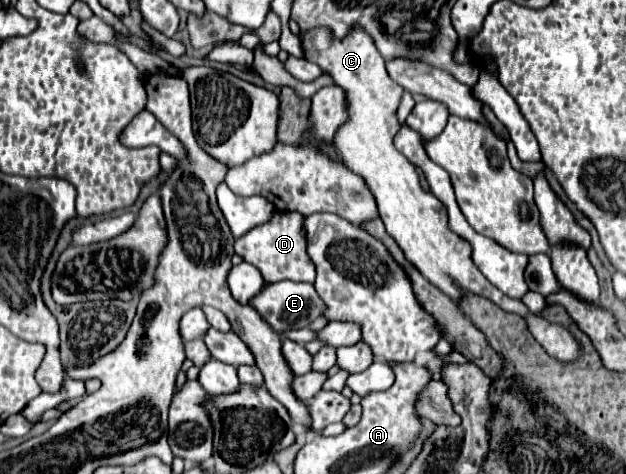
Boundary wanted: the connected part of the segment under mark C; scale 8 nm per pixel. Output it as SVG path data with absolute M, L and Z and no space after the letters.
M358 26L352 28L346 40L334 40L326 28L316 28L302 34L302 46L306 60L316 62L326 74L334 78L338 86L346 88L350 118L338 130L334 146L342 154L344 164L352 172L360 174L370 186L378 202L380 218L386 226L386 232L402 248L406 260L412 262L426 280L446 292L446 296L450 296L456 304L458 300L462 300L462 292L472 292L492 300L502 310L520 314L526 320L532 336L556 360L574 362L578 356L582 356L582 346L570 330L546 322L546 318L530 312L522 300L508 298L478 272L476 264L472 262L470 244L454 236L454 232L450 232L450 226L446 224L446 206L430 190L424 190L420 186L416 166L394 148L392 138L402 128L396 116L396 110L402 100L402 88L394 80L390 80L386 72L386 62L378 54L374 40Z

